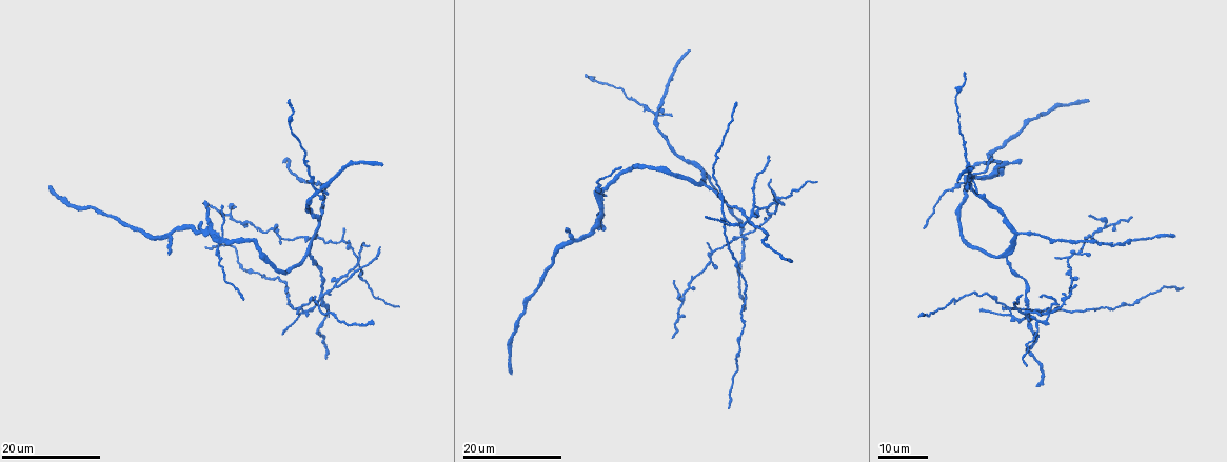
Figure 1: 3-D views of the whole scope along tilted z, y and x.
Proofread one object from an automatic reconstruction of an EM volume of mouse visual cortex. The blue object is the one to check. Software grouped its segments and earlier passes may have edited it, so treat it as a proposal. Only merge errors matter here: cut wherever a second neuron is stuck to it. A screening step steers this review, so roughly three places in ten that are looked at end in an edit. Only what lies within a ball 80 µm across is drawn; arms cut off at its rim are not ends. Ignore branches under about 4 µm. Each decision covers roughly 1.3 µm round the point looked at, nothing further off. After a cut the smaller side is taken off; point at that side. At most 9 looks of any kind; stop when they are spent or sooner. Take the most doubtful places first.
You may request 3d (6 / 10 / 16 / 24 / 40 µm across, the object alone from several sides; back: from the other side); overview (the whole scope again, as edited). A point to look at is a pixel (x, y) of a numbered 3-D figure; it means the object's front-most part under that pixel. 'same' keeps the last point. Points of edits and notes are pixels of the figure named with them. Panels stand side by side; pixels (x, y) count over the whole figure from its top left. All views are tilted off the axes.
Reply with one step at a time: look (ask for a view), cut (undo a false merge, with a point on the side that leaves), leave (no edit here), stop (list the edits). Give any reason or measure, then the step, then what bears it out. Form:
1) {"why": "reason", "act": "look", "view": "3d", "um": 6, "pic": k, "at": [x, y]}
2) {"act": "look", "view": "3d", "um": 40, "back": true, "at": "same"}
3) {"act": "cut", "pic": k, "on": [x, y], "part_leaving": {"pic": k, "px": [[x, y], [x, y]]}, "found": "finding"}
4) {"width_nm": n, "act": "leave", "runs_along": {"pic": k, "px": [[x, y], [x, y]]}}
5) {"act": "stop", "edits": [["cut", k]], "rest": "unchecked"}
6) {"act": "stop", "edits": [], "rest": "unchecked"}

{"why": "looks like a crossing", "act": "look", "view": "3d", "um": 24, "pic": 1, "at": [657, 111]}

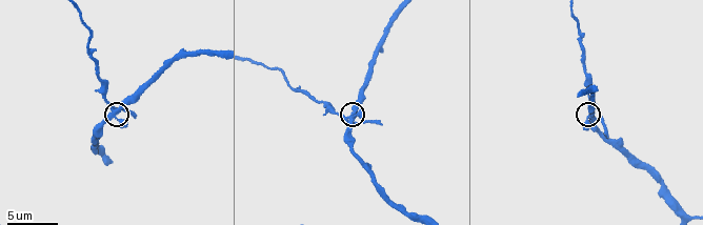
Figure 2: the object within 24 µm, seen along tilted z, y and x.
{"act": "look", "view": "3d", "um": 6, "pic": 2, "at": [115, 110]}

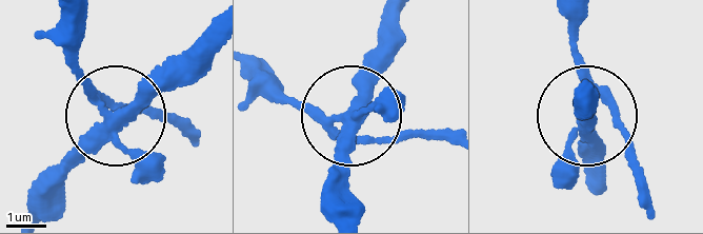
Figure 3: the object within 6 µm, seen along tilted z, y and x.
{"arms": 5, "act": "cut", "pic": 3, "on": [133, 172], "found": "a second neuron is stuck on"}

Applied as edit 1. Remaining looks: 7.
{"act": "look", "view": "overview"}

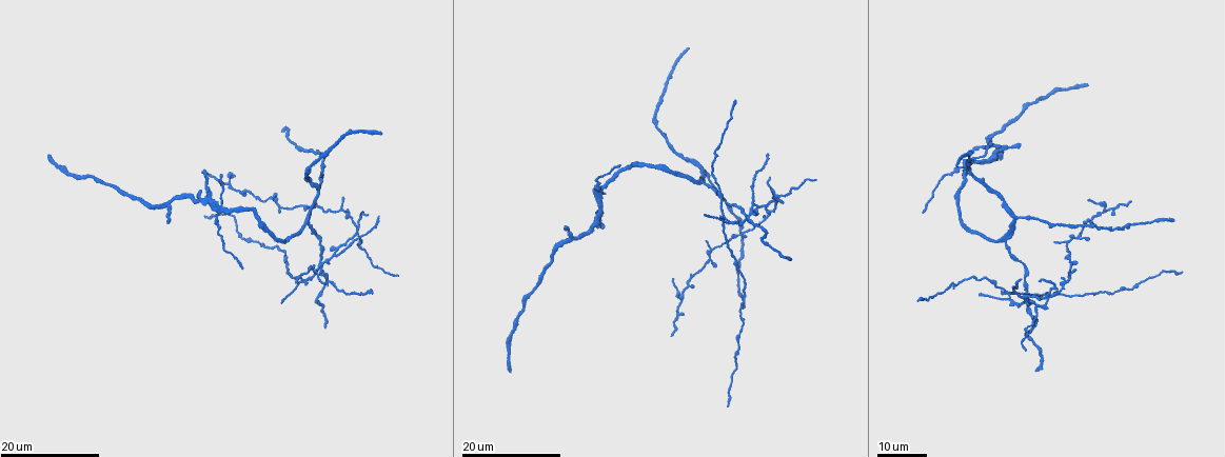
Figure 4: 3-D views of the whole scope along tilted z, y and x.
{"why": "four or more arms meet", "act": "look", "view": "3d", "um": 24, "pic": 4, "at": [324, 262]}

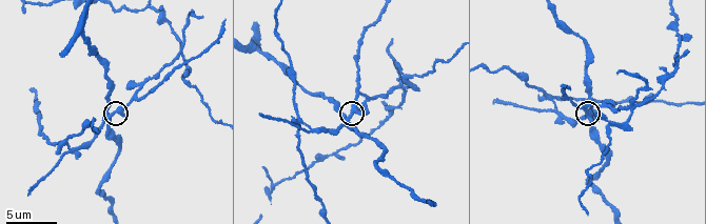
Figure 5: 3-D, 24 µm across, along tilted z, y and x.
{"act": "look", "view": "3d", "um": 10, "pic": 5, "at": [349, 119]}

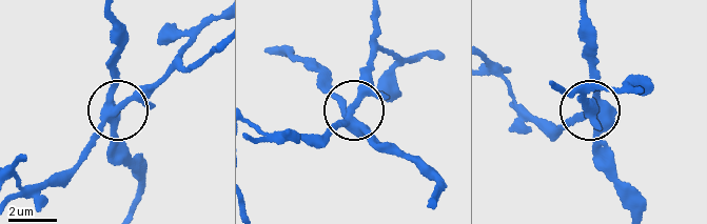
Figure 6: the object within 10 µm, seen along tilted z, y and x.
{"width_nm": 300, "act": "cut", "pic": 6, "on": [136, 95], "found": "two neurons meet here"}

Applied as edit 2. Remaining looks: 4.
{"act": "look", "view": "overview"}

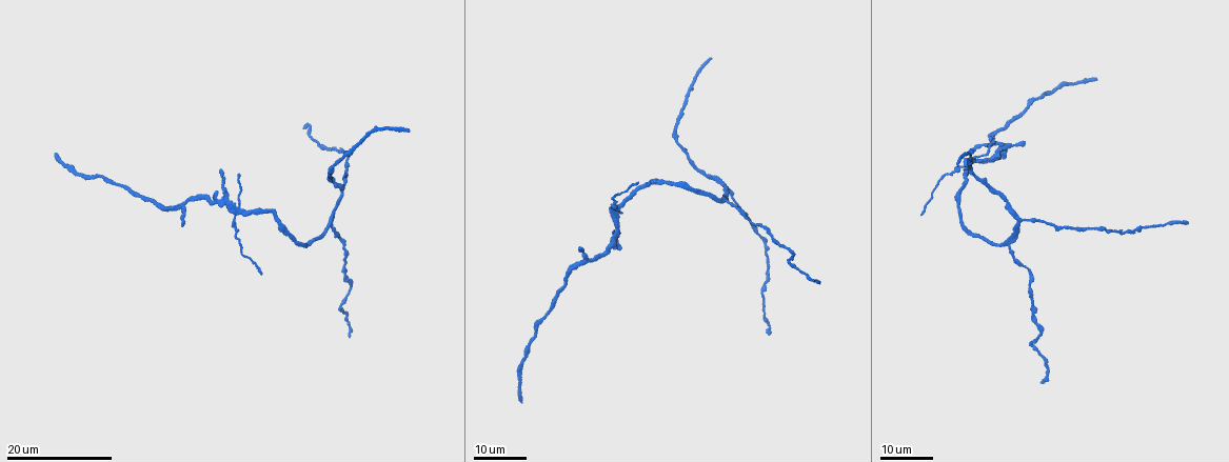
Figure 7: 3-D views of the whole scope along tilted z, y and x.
{"act": "look", "view": "3d", "um": 24, "pic": 7, "at": [1010, 244]}

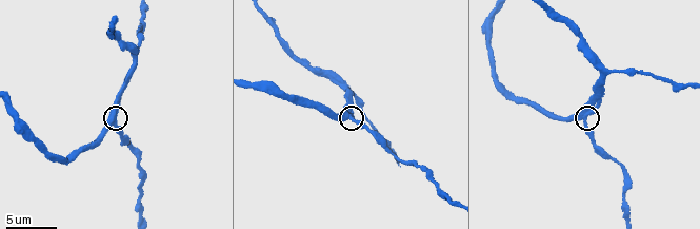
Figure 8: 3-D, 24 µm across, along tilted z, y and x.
{"act": "look", "view": "3d", "um": 10, "pic": 8, "at": [352, 116]}

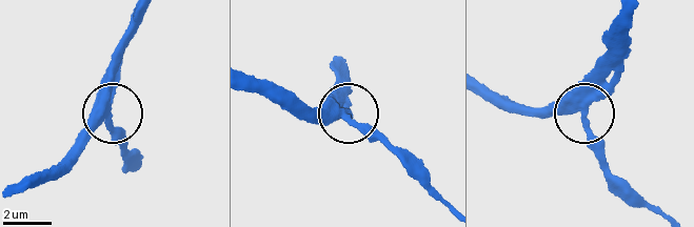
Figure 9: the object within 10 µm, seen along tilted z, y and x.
{"act": "leave", "found": "continuous, no second neuron"}

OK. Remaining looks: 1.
{"act": "stop", "edits": [["cut", 3], ["cut", 6]], "rest": "unchecked"}

